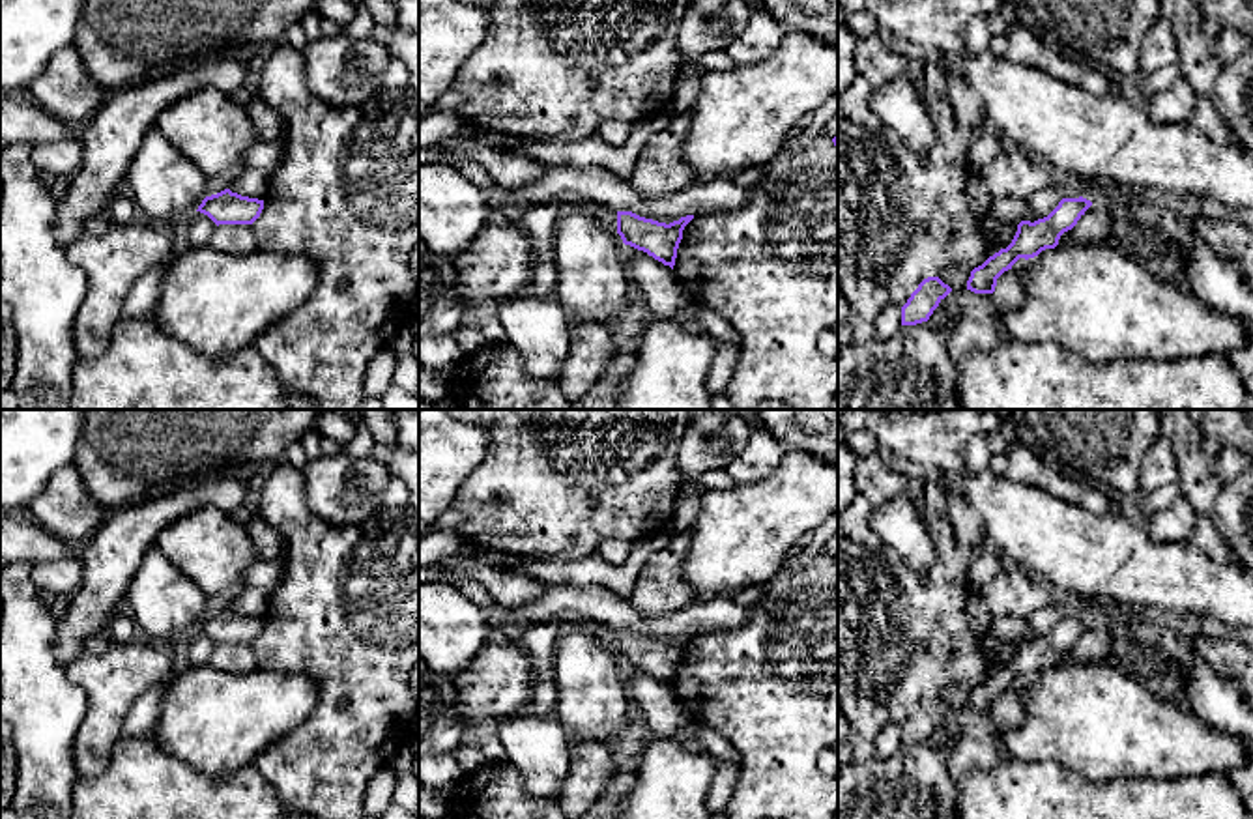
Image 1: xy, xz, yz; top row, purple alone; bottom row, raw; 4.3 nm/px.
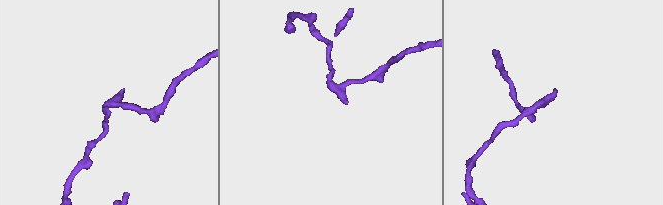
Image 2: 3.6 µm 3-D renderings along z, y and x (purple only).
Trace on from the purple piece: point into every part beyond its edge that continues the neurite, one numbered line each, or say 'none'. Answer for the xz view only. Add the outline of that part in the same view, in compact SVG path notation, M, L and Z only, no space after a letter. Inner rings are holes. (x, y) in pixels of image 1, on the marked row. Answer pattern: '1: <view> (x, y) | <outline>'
none

